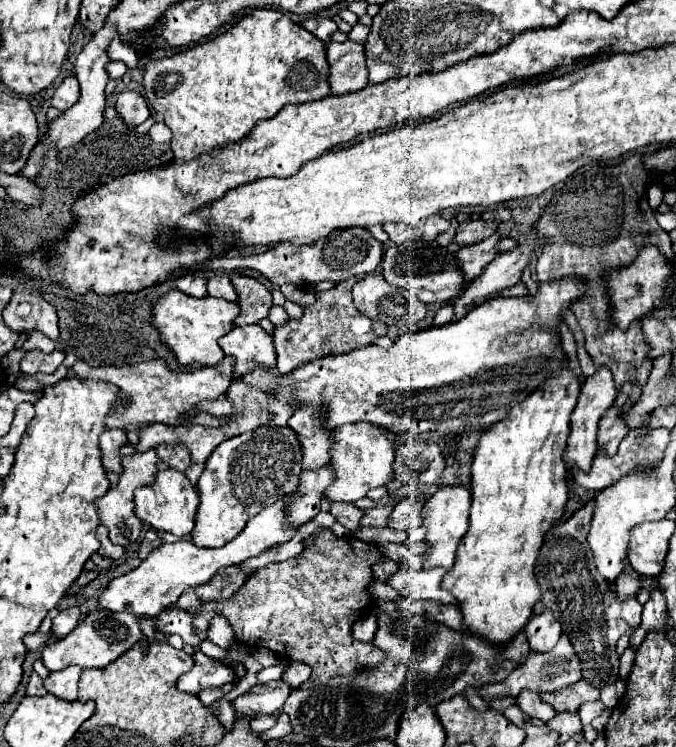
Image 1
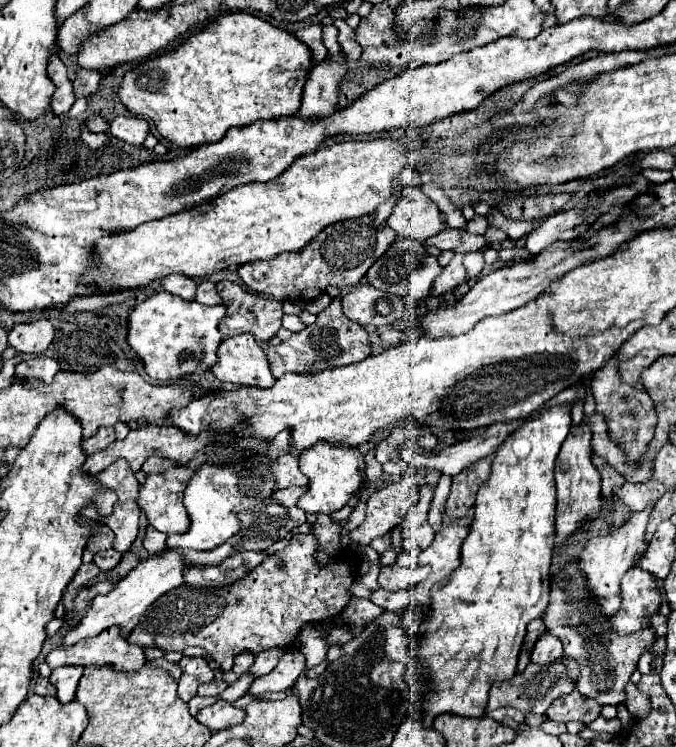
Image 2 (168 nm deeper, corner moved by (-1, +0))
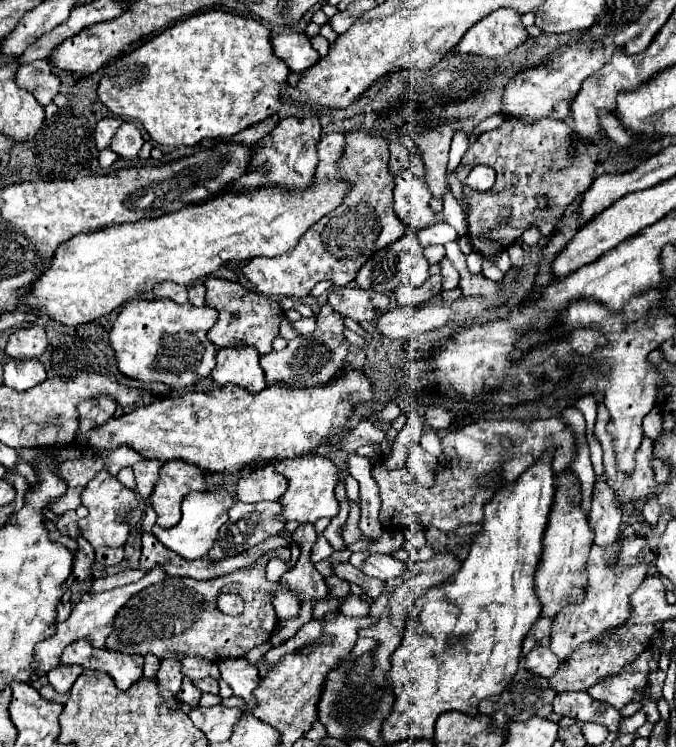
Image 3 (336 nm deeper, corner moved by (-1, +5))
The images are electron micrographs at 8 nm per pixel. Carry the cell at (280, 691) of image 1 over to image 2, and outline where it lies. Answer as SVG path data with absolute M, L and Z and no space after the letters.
M217 701L215 705L201 709L197 715L197 721L207 725L211 731L233 727L243 719L245 719L245 711L241 707L235 707L229 701Z

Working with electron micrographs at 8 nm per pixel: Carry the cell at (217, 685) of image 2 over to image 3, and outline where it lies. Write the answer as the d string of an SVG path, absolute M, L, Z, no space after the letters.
M201 678L201 680L193 680L193 684L201 690L201 692L211 692L211 694L219 694L219 684L217 684L217 680L213 680L213 678Z

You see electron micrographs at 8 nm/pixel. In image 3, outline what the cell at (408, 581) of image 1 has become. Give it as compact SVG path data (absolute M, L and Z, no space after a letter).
M369 554L369 558L361 564L361 572L379 580L389 580L401 576L407 570L407 564L391 558L389 554Z

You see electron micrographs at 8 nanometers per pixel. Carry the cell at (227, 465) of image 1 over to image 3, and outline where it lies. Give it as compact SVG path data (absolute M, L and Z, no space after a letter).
M219 488L219 490L209 490L209 492L197 492L197 494L189 494L189 498L183 500L183 516L179 520L177 526L173 528L161 528L161 526L153 526L151 534L171 552L179 554L185 560L199 560L205 558L205 554L209 552L209 548L213 546L215 538L217 538L217 530L219 526L225 524L227 518L227 510L229 506L233 506L237 502L237 498L233 494L227 494L227 490Z

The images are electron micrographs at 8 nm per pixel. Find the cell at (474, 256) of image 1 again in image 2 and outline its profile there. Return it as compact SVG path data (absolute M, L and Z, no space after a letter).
M457 253L451 263L443 269L443 273L437 277L437 283L433 285L433 295L443 295L451 289L461 287L463 283L467 283L467 269L461 261L461 255Z

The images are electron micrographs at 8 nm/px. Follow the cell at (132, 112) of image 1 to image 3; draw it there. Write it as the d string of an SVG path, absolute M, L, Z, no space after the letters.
M123 122L121 130L117 130L117 134L113 136L113 142L111 142L111 150L119 156L119 158L125 158L125 160L135 160L141 146L143 146L143 138L141 138L141 132L137 130L135 124L131 122Z

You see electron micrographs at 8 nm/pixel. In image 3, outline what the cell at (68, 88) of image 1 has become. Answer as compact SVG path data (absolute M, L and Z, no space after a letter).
M37 60L21 66L15 74L15 84L31 92L43 106L49 104L53 96L59 92L59 78L53 74L47 60Z

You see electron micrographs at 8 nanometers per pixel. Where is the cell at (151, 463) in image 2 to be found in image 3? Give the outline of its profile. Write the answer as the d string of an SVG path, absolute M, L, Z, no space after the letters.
M141 460L137 464L131 466L133 468L133 474L135 474L135 482L137 482L137 492L141 494L141 498L145 502L149 502L149 496L159 480L159 468L161 468L161 462L157 460Z

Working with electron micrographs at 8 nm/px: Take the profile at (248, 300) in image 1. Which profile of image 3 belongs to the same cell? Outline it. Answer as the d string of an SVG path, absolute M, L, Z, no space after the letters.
M213 276L205 280L205 288L207 288L205 306L215 308L219 312L215 326L207 332L207 338L211 340L211 344L215 348L229 348L229 346L247 344L247 346L253 346L261 356L269 354L273 338L279 336L279 322L283 318L283 310L281 310L279 302L271 296L255 294L237 282L213 278Z

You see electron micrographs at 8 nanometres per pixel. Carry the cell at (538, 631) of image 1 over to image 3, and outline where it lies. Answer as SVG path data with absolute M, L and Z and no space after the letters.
M537 646L525 656L525 664L523 666L525 666L525 670L529 670L529 672L533 672L537 676L551 678L557 672L559 662L557 662L557 656L549 648Z

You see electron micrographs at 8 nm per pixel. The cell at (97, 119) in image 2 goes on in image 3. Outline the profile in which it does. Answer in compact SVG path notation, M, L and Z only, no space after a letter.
M105 118L105 120L97 122L97 126L95 126L95 142L97 142L97 150L109 148L111 138L115 136L115 132L119 130L121 124L123 124L123 120L119 120L119 118Z

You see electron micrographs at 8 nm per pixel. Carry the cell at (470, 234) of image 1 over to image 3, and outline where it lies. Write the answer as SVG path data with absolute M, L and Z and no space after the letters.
M439 222L439 224L433 224L425 230L419 230L417 238L419 238L419 244L425 248L431 244L447 244L451 240L457 240L457 232L447 222Z

